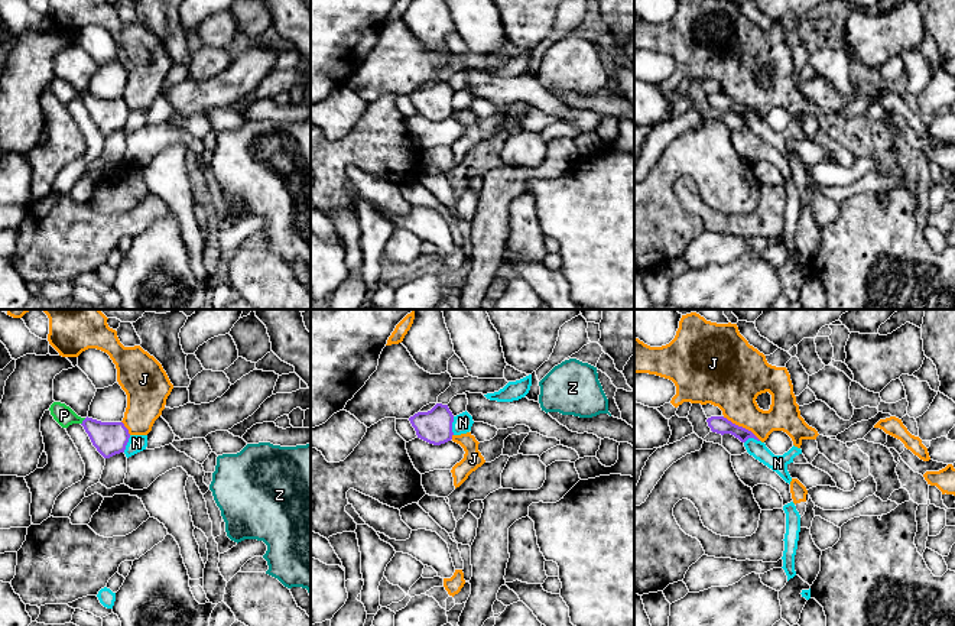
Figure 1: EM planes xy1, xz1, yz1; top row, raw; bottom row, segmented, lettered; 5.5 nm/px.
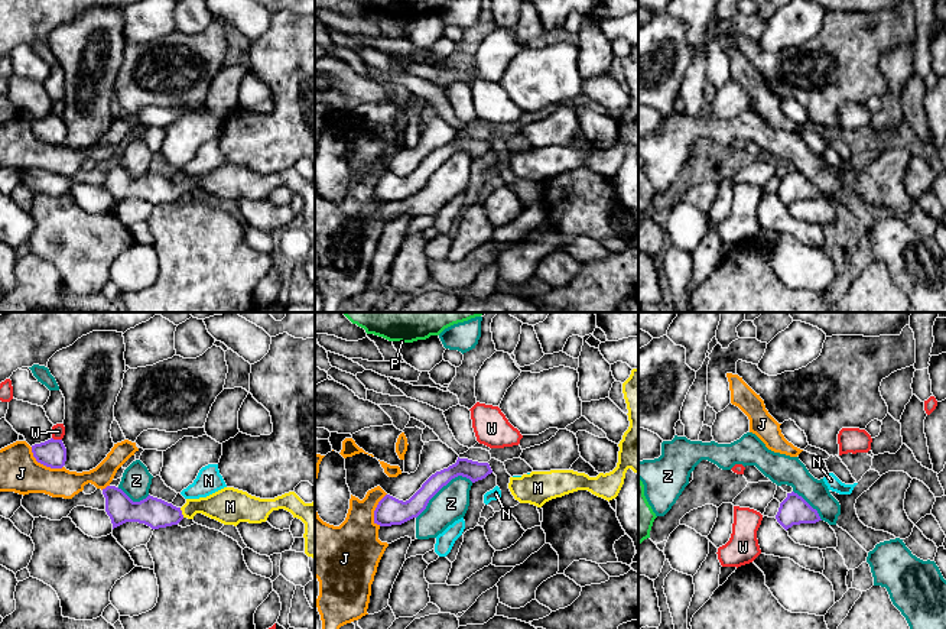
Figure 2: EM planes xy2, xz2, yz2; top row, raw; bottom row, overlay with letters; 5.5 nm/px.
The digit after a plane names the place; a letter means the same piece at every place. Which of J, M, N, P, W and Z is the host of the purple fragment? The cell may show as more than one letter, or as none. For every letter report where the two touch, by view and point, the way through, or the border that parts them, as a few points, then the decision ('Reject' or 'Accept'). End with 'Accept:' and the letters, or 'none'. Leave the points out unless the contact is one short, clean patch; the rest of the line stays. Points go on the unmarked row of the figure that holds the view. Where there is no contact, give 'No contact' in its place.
J: Touches purple at xy2 (44, 140). Reject
M: Touches purple at xy2 (181, 188). Path across: xy2 (153, 188), (181, 188), (192, 182), (224, 181). Accept
N: Touches purple at xz1 (451, 101). Boundary: xz1 (454, 93), (452, 110). Reject
P: Touches purple at xy1 (83, 97). Boundary: xy1 (85, 94), (81, 100). Reject
W: Touches purple at xy2 (57, 116). Boundary: xy2 (52, 113), (61, 116). Reject
Z: Touches purple at xz2 (442, 162). Boundary: xz2 (472, 158), (461, 152), (452, 153), (416, 194). Reject
Accept: M

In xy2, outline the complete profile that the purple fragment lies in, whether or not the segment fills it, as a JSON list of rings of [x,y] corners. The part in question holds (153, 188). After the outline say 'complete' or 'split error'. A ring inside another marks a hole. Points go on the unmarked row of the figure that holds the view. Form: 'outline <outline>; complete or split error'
outline [[[116,162],[103,165],[103,171],[113,205],[126,198],[139,198],[159,205],[178,201],[183,194],[194,195],[196,189],[237,202],[240,198],[266,198],[273,187],[285,185],[305,200],[305,230],[315,234],[315,178],[305,179],[295,168],[274,175],[260,175],[234,163],[224,163],[207,174],[186,175],[182,184],[150,171],[140,178],[133,178]]]; split error

